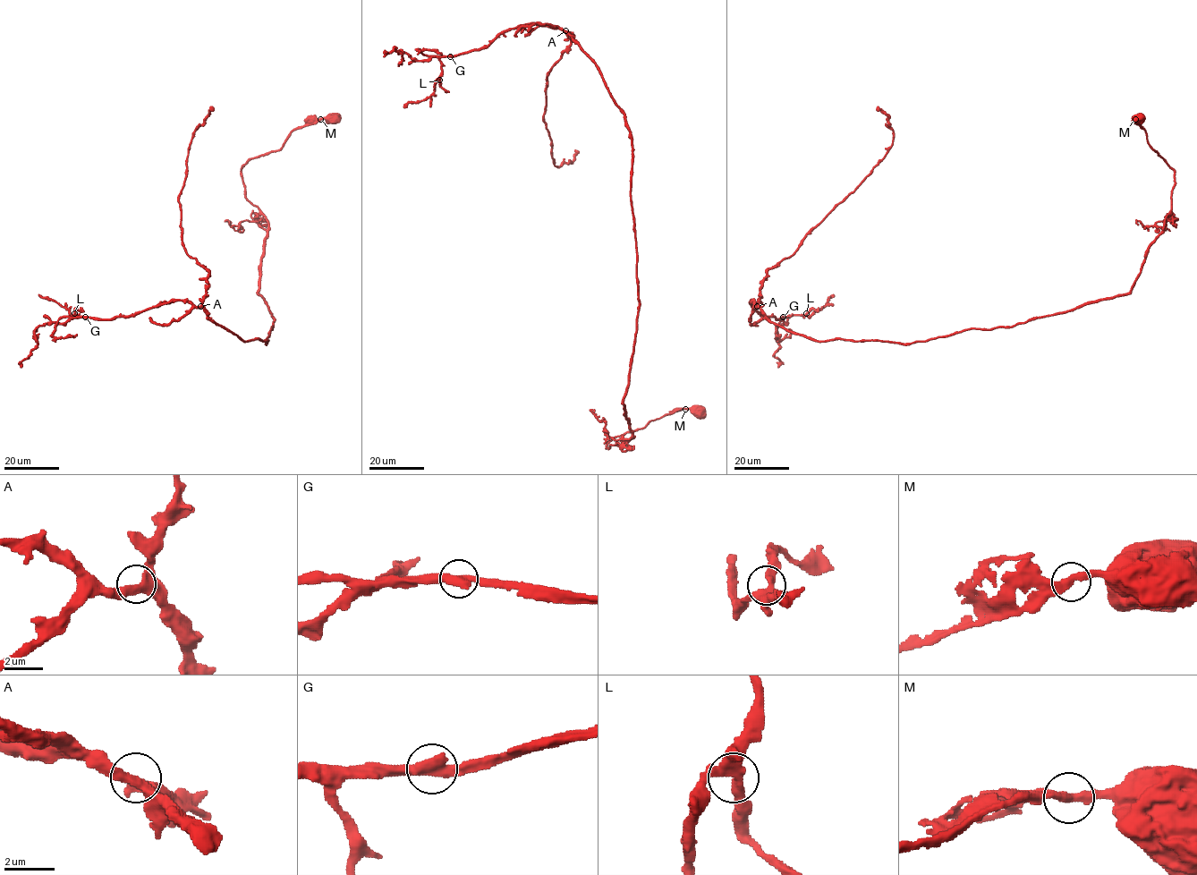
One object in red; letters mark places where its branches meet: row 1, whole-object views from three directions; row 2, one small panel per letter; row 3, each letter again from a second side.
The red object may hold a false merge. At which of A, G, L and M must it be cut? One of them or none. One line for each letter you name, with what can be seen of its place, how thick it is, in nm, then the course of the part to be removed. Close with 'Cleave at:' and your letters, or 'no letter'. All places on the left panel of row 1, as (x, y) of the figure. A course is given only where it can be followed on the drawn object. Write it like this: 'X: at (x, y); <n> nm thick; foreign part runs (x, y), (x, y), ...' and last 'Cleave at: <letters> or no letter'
Cleave at: no letter

